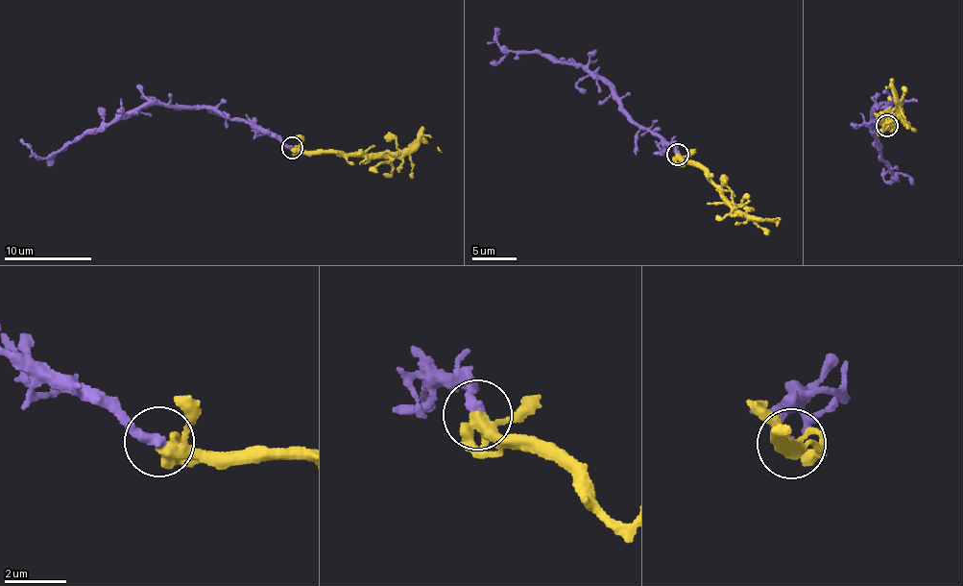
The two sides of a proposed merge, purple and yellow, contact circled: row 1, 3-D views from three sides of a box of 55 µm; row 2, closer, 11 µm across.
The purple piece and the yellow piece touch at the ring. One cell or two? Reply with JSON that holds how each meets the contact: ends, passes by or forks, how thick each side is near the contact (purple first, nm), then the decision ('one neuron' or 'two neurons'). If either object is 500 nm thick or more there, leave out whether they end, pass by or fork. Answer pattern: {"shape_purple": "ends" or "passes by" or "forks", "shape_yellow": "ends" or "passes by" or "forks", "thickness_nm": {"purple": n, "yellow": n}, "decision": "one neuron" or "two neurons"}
{"shape_purple": "ends", "shape_yellow": "forks", "thickness_nm": {"purple": 360, "yellow": 300}, "decision": "one neuron"}

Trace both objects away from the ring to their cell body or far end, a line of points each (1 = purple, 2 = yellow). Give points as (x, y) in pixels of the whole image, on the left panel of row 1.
1: (291, 148), (246, 122), (196, 106), (148, 103), (66, 142), (45, 158), (34, 155), (20, 139)
2: (291, 148), (390, 155), (418, 143), (427, 135), (442, 152)

